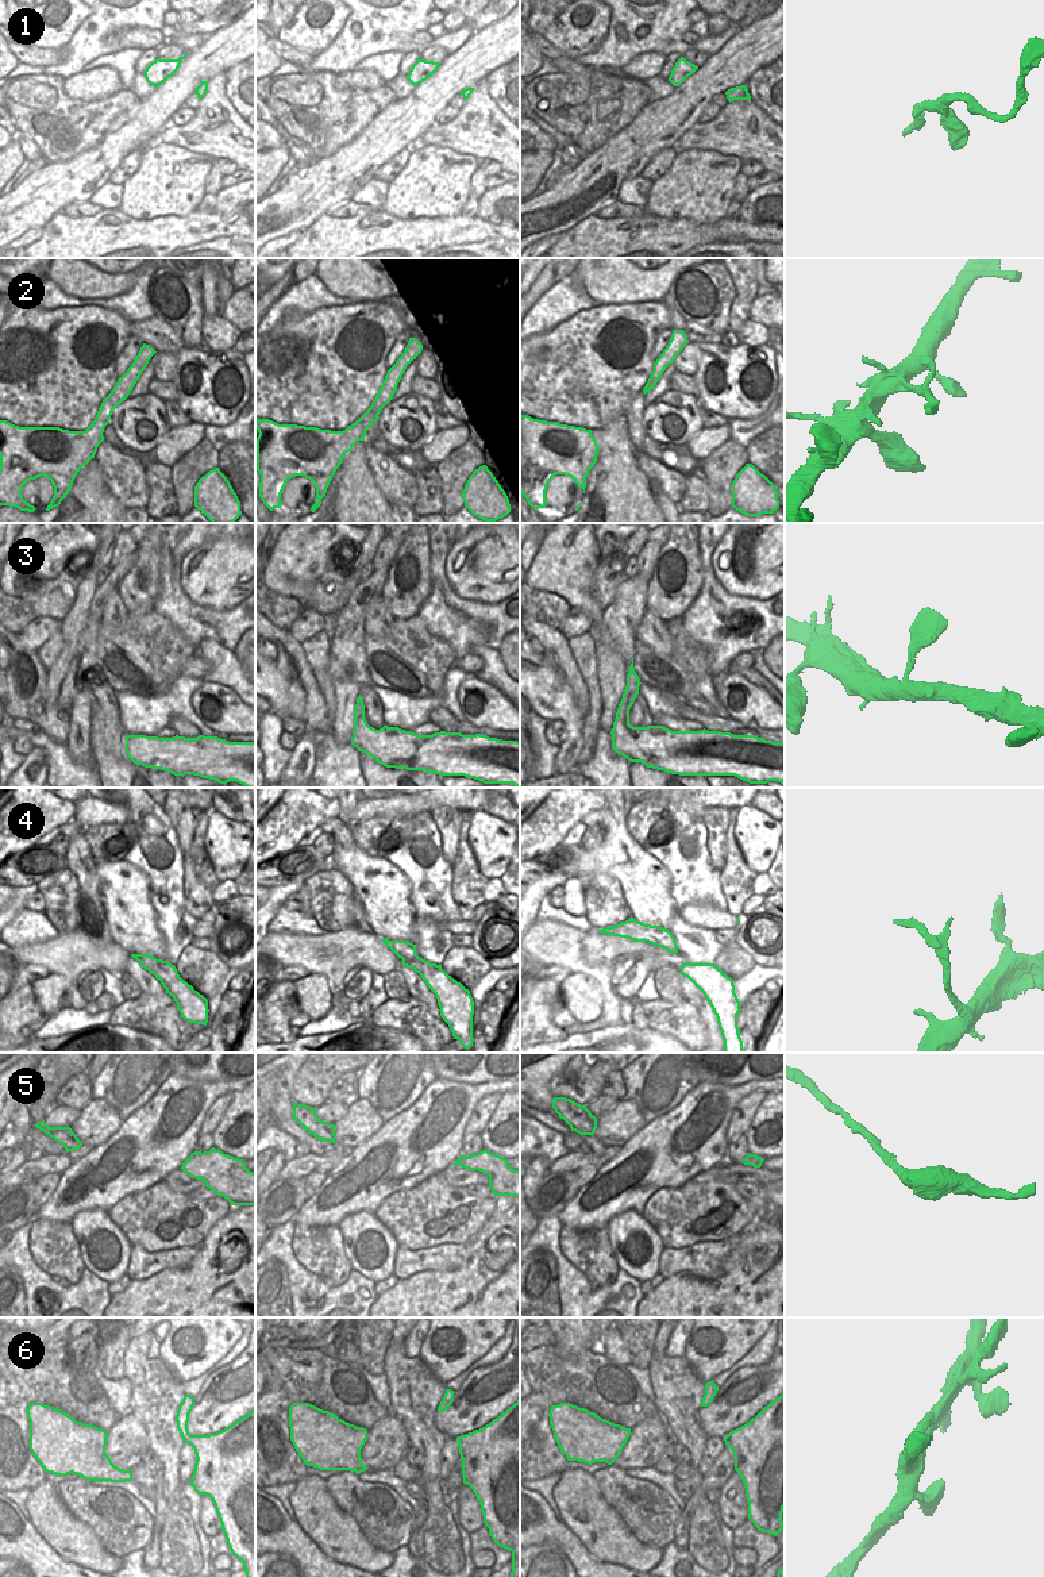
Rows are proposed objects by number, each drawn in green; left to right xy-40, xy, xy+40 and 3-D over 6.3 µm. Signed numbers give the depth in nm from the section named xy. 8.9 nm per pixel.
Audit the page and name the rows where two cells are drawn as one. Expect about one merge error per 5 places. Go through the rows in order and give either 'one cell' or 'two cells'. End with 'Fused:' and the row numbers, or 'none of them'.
1: one cell
2: one cell
3: one cell
4: one cell
5: one cell
6: one cell
Fused: none of them

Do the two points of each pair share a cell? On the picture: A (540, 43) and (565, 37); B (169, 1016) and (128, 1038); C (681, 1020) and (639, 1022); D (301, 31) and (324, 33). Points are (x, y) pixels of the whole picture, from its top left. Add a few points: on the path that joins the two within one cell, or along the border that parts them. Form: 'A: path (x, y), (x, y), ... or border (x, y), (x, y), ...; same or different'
A: border (540, 35), (565, 56); different
B: border (108, 1023), (116, 1027), (133, 1027), (162, 1038); different
C: border (638, 1004), (647, 1019), (648, 1027); different
D: path (307, 31), (319, 31); same

